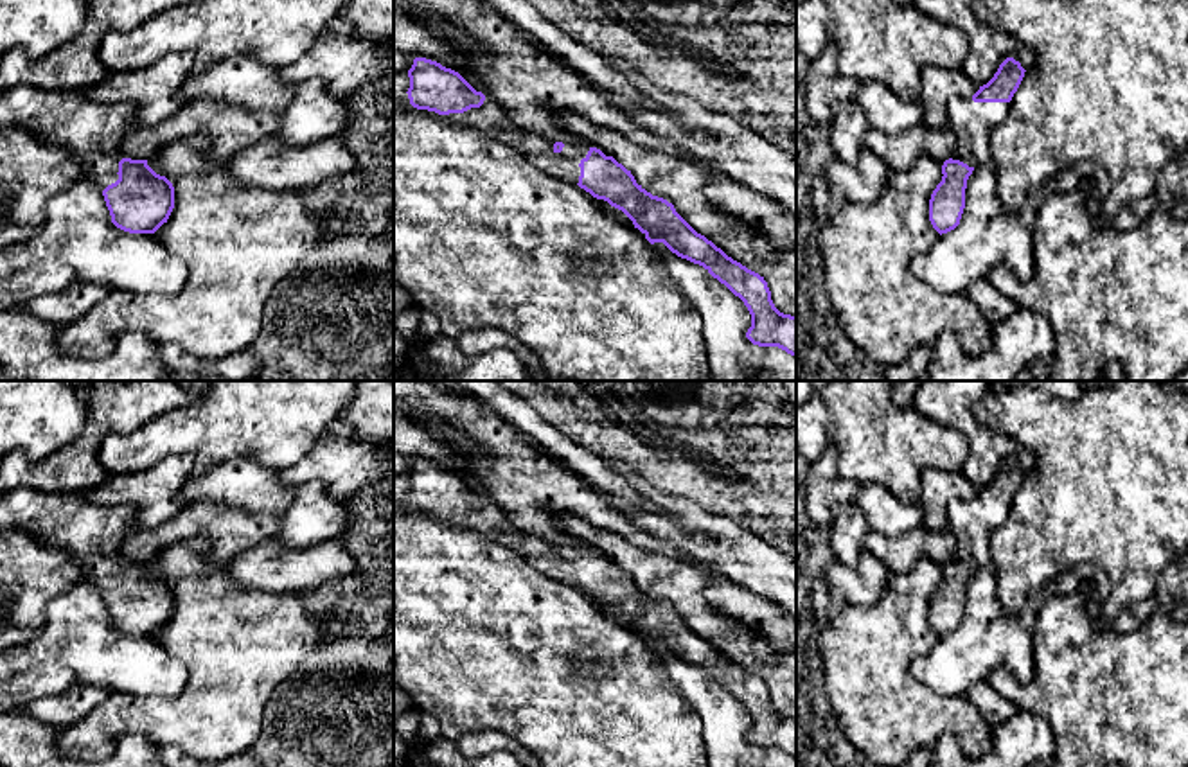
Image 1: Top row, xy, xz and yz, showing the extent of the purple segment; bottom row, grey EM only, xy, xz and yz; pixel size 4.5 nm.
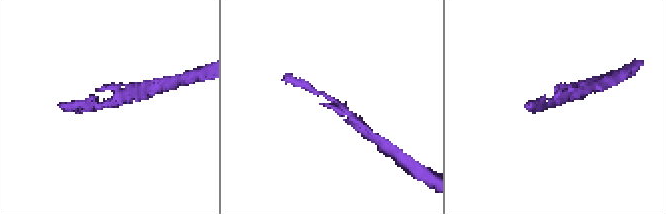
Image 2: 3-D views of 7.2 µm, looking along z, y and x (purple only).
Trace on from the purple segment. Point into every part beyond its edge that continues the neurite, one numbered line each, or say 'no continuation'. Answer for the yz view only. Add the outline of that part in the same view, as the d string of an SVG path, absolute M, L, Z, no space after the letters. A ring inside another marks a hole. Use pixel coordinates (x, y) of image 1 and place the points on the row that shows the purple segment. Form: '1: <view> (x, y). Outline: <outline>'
1: yz (971, 123). Outline: M953 97L947 104L947 128L956 138L951 158L969 167L989 165L989 133L1005 120L1008 108L1008 102L974 102L972 97Z

